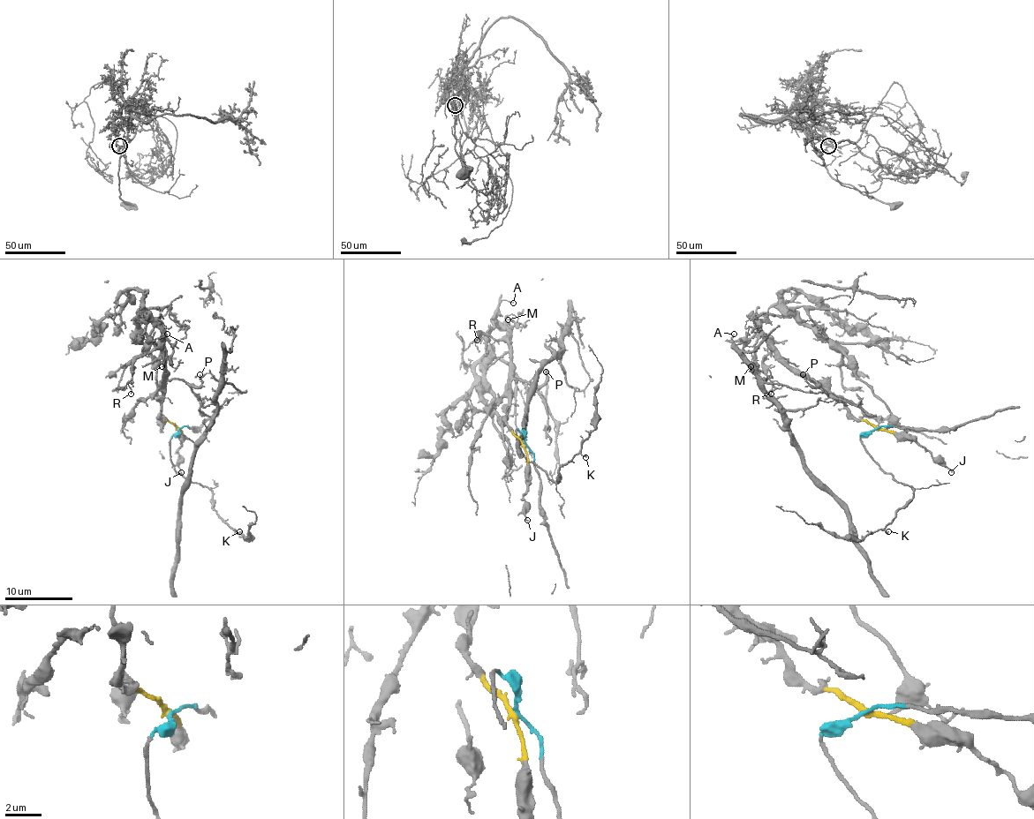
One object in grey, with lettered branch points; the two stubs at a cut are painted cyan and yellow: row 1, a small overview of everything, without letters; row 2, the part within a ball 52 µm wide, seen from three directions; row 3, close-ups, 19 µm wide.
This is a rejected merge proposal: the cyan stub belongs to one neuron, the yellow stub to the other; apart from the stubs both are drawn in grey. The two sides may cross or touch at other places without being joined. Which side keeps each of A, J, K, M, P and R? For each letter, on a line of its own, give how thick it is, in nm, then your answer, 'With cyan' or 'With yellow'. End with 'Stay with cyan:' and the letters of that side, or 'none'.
A: Thickness 110 nm. With yellow
J: Thickness 120 nm. With yellow
K: Thickness 110 nm. With cyan
M: Thickness 120 nm. With yellow
P: Thickness 160 nm. With yellow
R: Thickness 110 nm. With yellow
Stay with cyan: K

